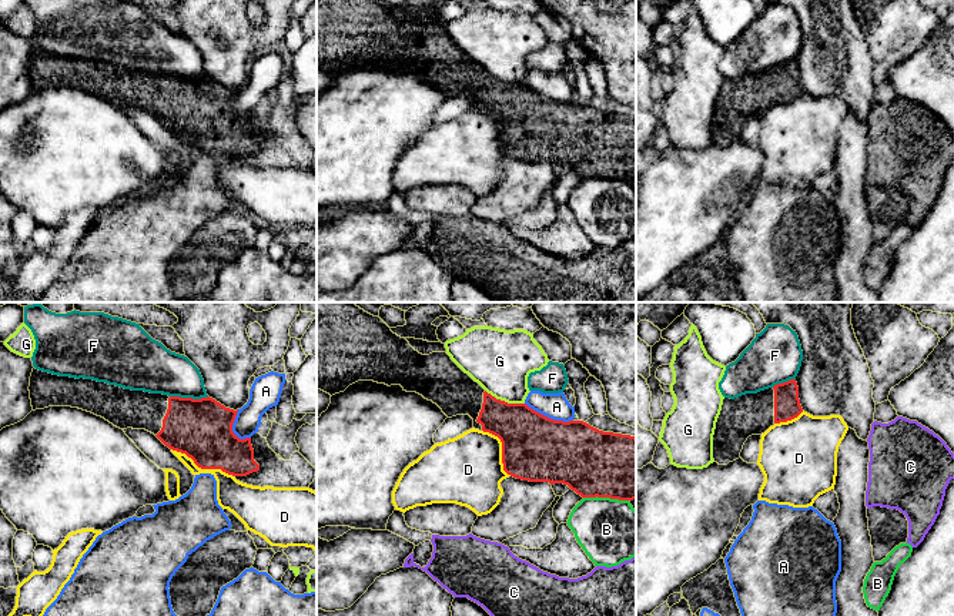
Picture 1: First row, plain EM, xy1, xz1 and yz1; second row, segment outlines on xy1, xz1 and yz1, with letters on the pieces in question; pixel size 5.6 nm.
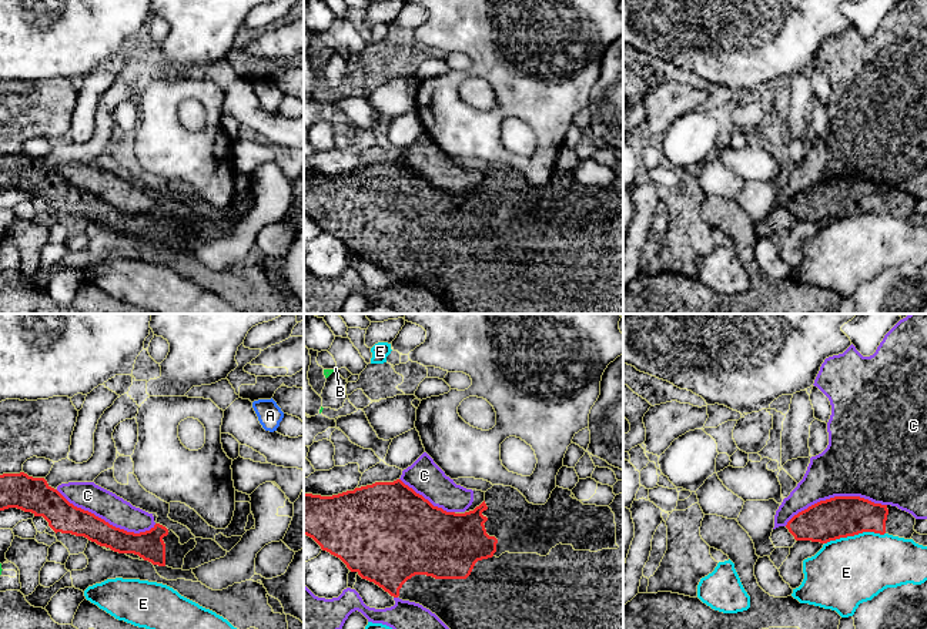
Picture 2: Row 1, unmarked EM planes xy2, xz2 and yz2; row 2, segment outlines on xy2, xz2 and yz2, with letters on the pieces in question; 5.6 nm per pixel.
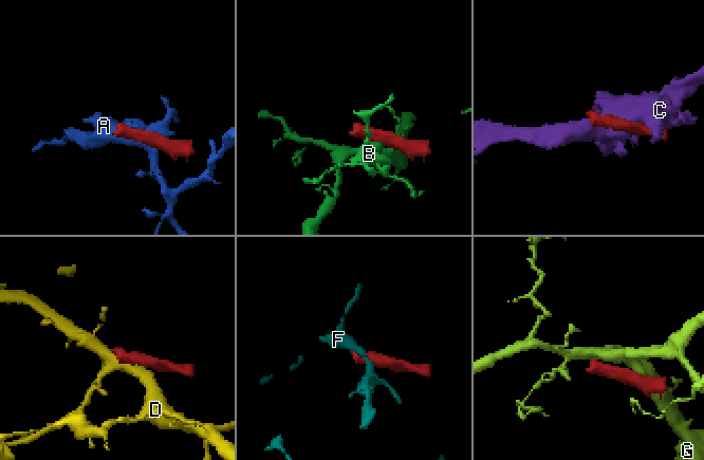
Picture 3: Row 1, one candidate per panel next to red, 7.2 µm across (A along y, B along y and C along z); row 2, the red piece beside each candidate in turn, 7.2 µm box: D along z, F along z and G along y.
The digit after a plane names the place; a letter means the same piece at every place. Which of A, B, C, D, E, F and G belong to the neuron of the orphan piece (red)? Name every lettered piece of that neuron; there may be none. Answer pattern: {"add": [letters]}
{"add": []}

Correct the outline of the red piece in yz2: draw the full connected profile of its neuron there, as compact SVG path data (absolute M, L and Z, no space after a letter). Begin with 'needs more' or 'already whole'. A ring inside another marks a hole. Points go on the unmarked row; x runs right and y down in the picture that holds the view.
needs more | M834 177L794 195L786 205L796 221L827 224L863 213L911 220L916 198L891 185L860 177Z

